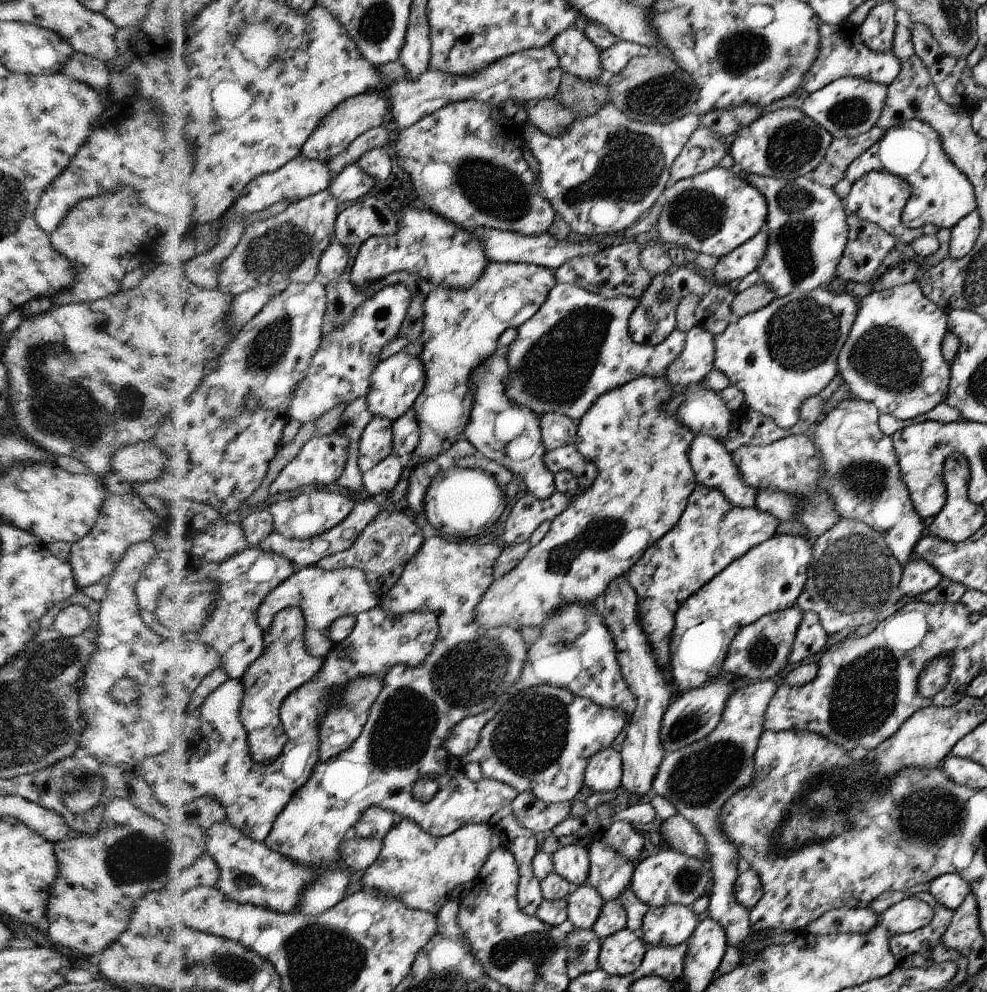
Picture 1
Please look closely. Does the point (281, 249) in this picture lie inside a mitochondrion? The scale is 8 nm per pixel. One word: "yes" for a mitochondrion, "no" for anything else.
yes

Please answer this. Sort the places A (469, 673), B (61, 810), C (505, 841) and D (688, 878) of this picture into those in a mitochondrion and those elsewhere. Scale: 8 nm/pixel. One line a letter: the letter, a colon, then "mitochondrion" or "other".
A: mitochondrion
B: other
C: other
D: mitochondrion

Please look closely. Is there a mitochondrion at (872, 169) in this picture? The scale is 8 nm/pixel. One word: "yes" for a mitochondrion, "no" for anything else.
no

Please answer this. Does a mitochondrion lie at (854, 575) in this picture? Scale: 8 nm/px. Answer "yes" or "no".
yes

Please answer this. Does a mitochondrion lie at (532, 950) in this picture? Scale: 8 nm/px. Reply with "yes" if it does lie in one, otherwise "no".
yes

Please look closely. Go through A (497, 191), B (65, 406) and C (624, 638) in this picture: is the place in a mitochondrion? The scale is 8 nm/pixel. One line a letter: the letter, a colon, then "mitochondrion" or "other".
A: mitochondrion
B: mitochondrion
C: other

